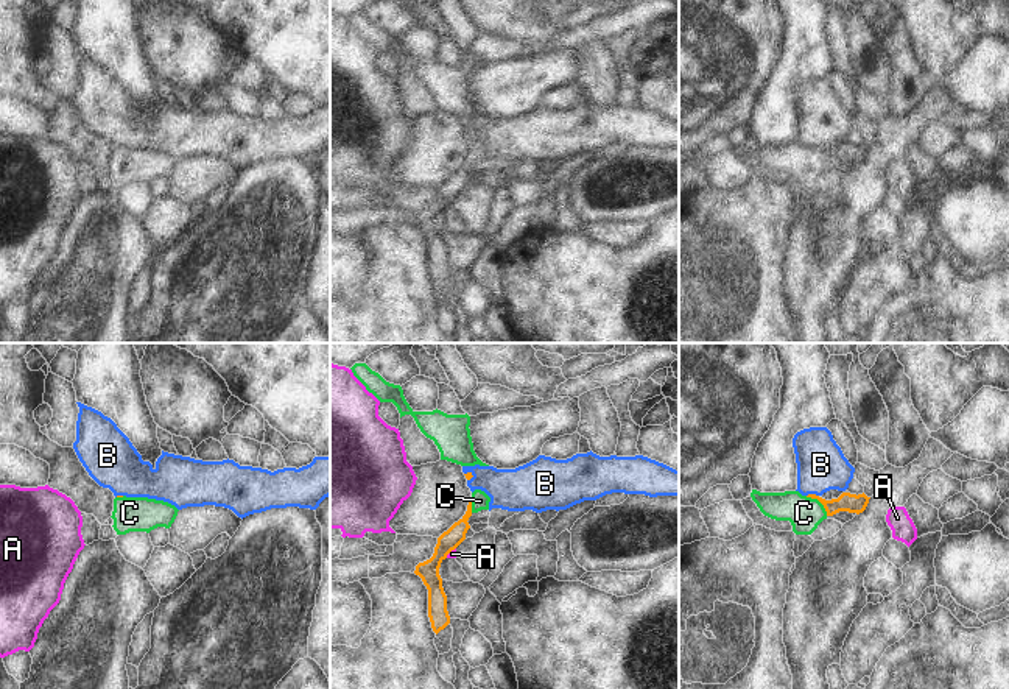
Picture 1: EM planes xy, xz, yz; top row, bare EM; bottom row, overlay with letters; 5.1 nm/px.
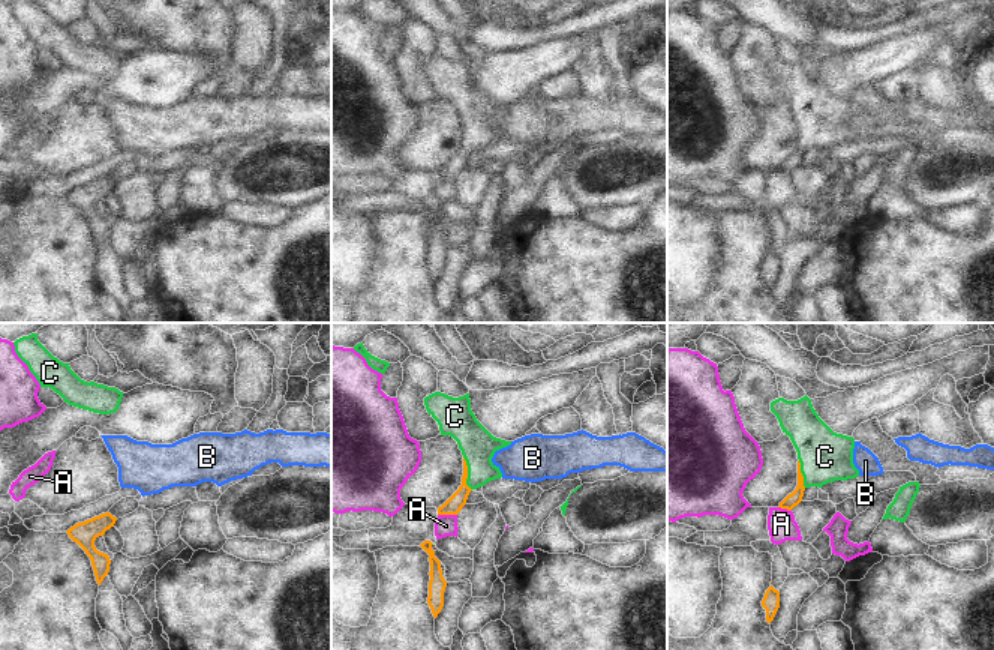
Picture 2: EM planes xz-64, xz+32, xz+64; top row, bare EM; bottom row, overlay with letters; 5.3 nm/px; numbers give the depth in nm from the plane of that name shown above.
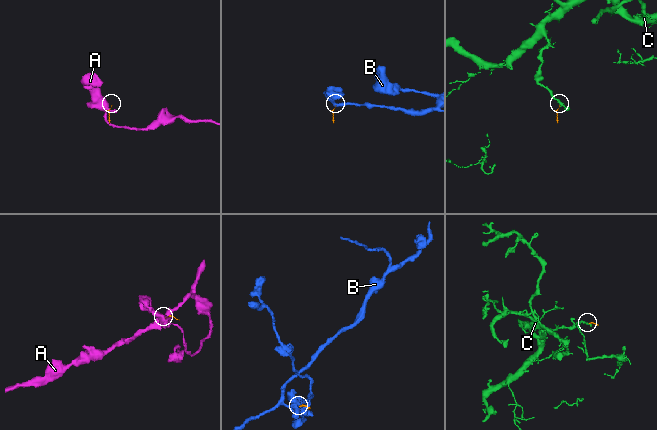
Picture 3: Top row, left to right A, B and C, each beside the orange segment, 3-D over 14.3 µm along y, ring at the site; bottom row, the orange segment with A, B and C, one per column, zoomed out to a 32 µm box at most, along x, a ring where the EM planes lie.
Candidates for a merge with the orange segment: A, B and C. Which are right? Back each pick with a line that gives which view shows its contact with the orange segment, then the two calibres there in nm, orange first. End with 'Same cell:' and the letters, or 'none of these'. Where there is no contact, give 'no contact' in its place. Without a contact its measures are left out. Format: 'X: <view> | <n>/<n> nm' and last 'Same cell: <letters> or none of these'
C: yz | 100/170 nm
Same cell: C

